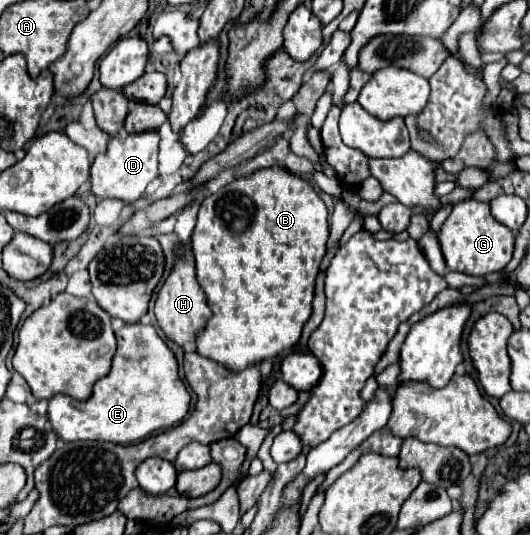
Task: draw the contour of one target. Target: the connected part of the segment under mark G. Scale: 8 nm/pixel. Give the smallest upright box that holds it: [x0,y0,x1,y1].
[438,198,514,276]

